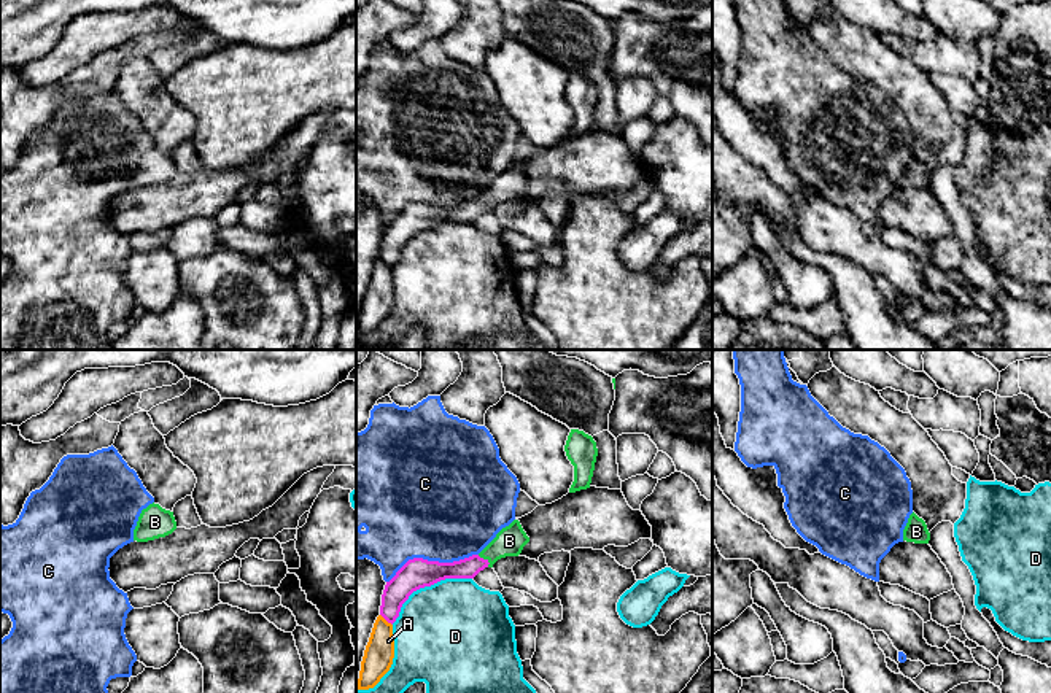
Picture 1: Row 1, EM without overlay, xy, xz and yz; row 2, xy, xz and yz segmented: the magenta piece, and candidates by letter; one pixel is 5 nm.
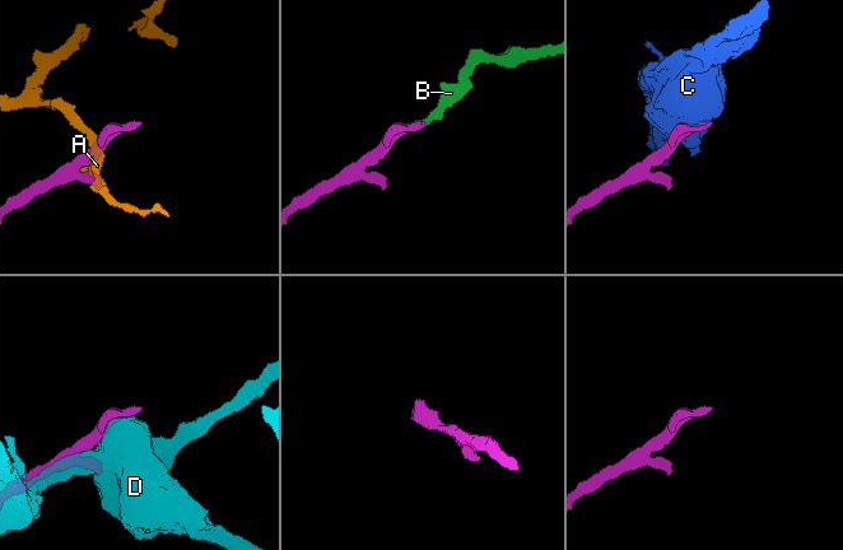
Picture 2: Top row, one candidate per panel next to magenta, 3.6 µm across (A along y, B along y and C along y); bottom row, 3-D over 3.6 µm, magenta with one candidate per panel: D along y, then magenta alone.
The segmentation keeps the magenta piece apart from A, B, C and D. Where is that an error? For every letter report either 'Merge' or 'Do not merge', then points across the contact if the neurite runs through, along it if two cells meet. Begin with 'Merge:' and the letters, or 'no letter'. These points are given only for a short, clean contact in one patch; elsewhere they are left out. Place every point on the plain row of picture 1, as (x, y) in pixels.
Merge: B
A: Do not merge
B: Merge. Path across: xz (468, 212), (485, 204), (509, 185)
C: Do not merge
D: Do not merge

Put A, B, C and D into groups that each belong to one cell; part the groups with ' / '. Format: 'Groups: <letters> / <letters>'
Groups: A / B / C / D

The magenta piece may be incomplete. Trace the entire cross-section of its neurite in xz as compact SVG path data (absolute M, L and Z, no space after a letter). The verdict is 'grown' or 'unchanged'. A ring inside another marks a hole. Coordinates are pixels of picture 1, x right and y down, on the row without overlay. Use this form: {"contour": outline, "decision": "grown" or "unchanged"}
{"contour": "M514 164L479 199L453 207L428 205L423 202L409 203L386 226L382 238L380 259L393 269L399 261L402 248L413 235L445 223L474 223L485 211L493 211L498 203L518 200L528 186L529 181L520 165Z", "decision": "grown"}

